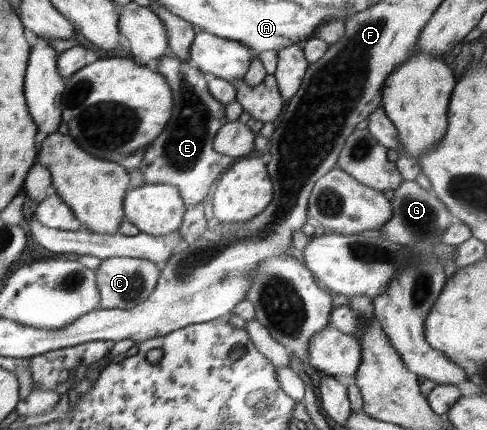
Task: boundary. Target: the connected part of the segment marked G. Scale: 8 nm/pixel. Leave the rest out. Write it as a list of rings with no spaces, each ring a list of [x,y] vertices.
[[[404,181],[394,190],[391,205],[392,219],[386,226],[379,228],[384,231],[380,237],[390,243],[402,244],[410,255],[414,256],[412,256],[412,263],[406,265],[402,274],[397,274],[397,279],[392,281],[386,292],[373,300],[374,319],[384,329],[386,337],[412,373],[421,374],[422,377],[436,384],[460,385],[468,381],[468,374],[459,365],[449,360],[444,352],[432,348],[424,336],[427,315],[447,283],[444,269],[436,265],[438,256],[434,254],[434,245],[442,242],[442,234],[446,232],[446,228],[456,224],[459,219],[449,213],[434,193],[422,189],[415,181]]]

